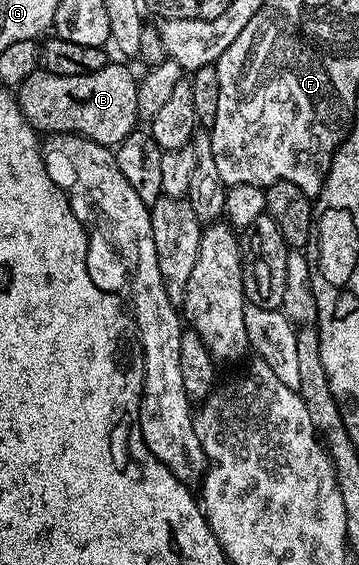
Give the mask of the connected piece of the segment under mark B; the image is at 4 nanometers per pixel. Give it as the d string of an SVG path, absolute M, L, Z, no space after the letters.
M108 62L101 70L93 74L53 74L36 70L25 78L17 89L19 109L31 127L43 134L56 132L74 132L76 136L84 136L98 144L117 146L129 133L136 131L141 117L137 110L137 90L139 80L123 64Z

